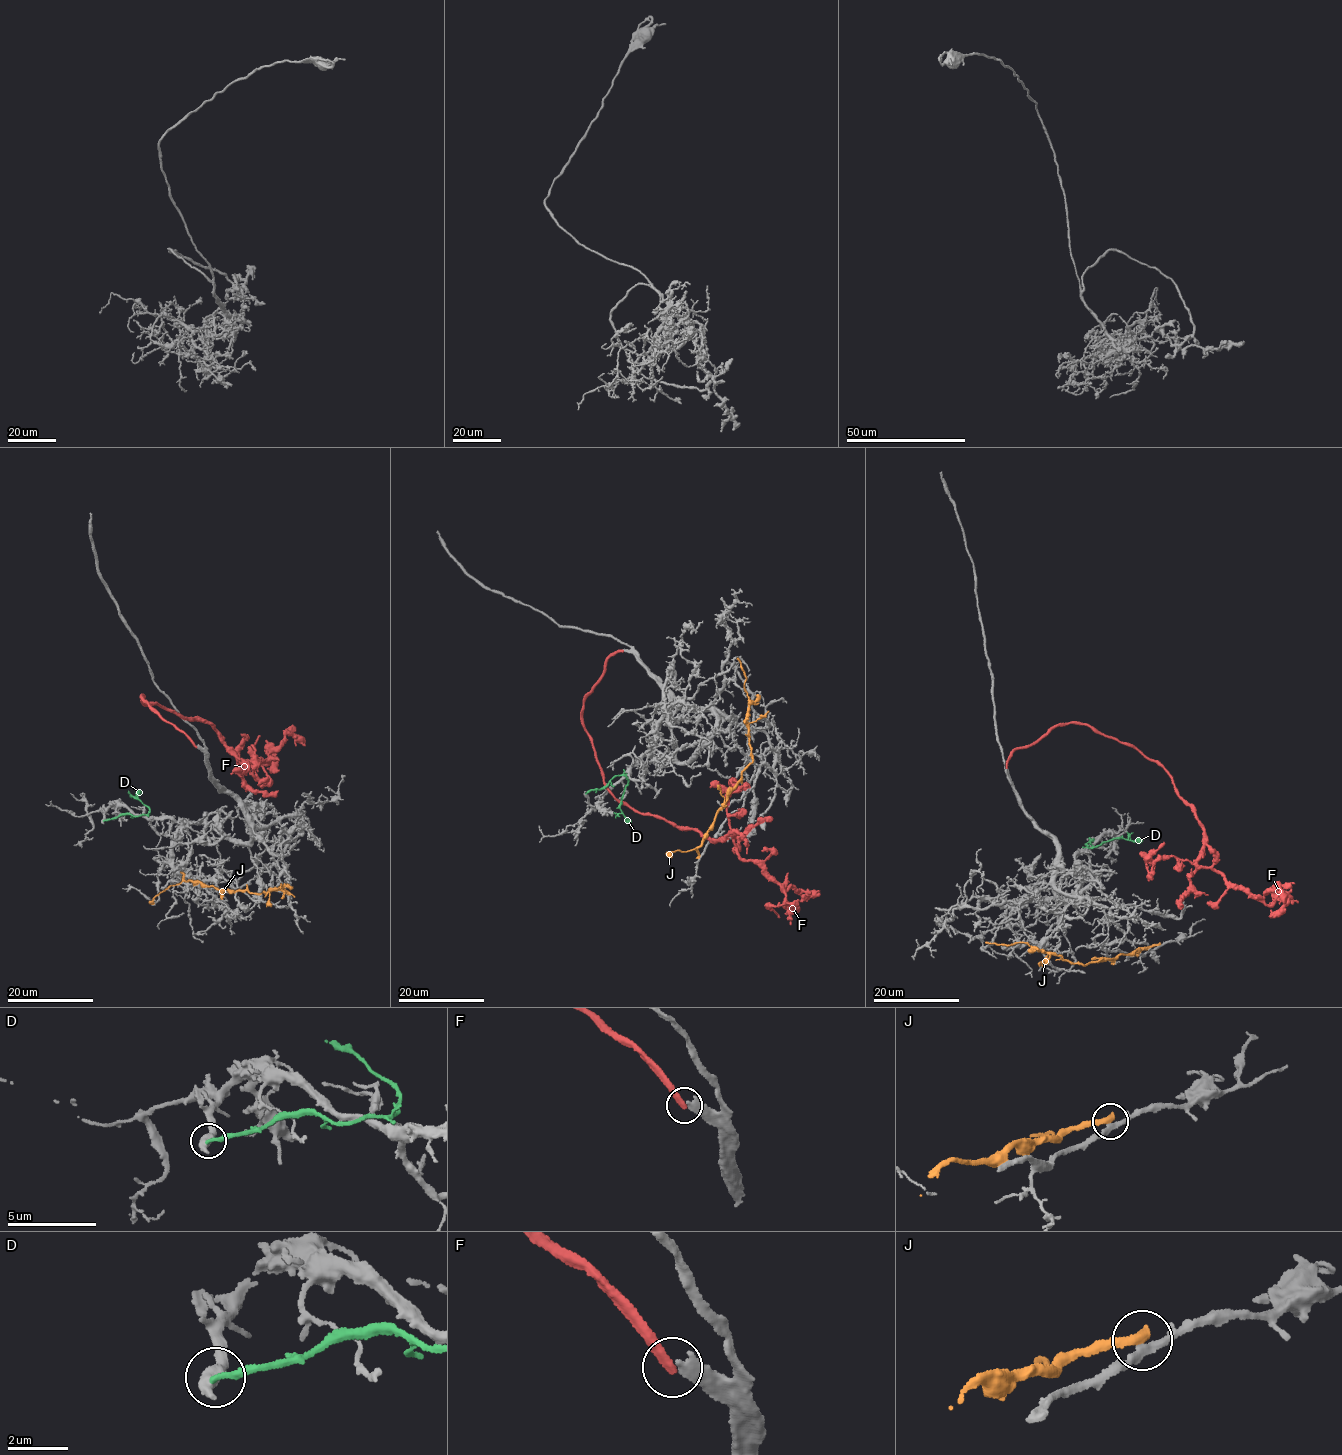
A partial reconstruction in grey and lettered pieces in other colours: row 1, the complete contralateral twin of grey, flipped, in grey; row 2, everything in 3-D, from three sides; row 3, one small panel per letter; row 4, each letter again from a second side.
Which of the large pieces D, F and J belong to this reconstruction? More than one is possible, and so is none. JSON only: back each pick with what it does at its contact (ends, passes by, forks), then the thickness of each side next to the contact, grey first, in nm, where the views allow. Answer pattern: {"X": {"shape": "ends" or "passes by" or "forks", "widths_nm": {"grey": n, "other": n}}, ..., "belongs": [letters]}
{"belongs": []}

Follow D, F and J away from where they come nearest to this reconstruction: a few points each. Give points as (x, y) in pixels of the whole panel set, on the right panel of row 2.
D: (1089, 838), (1093, 840), (1086, 844), (1087, 846), (1124, 838), (1142, 840)
F: (1006, 767), (1055, 725), (1132, 744), (1198, 819), (1197, 863), (1269, 905), (1287, 895), (1269, 916)
J: (1159, 944), (1085, 966), (1070, 964), (1060, 956), (1032, 949), (1026, 943), (985, 942)

